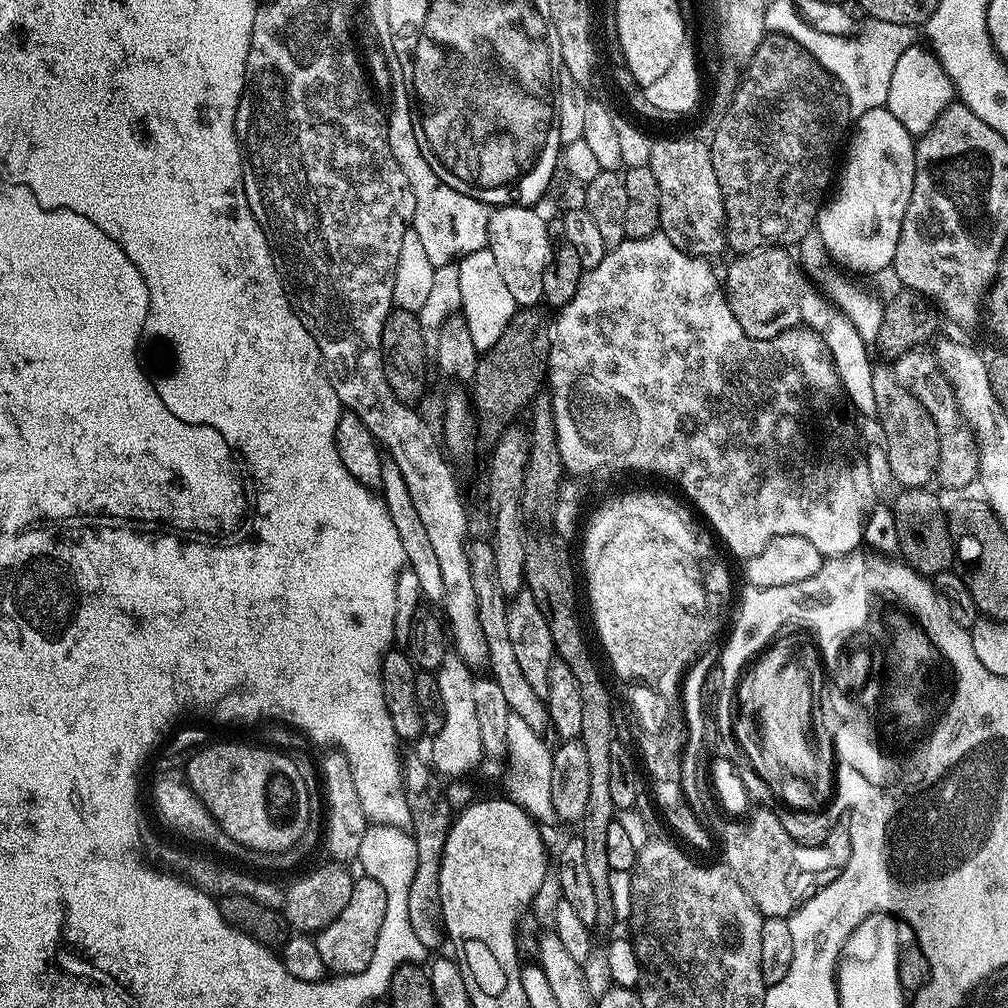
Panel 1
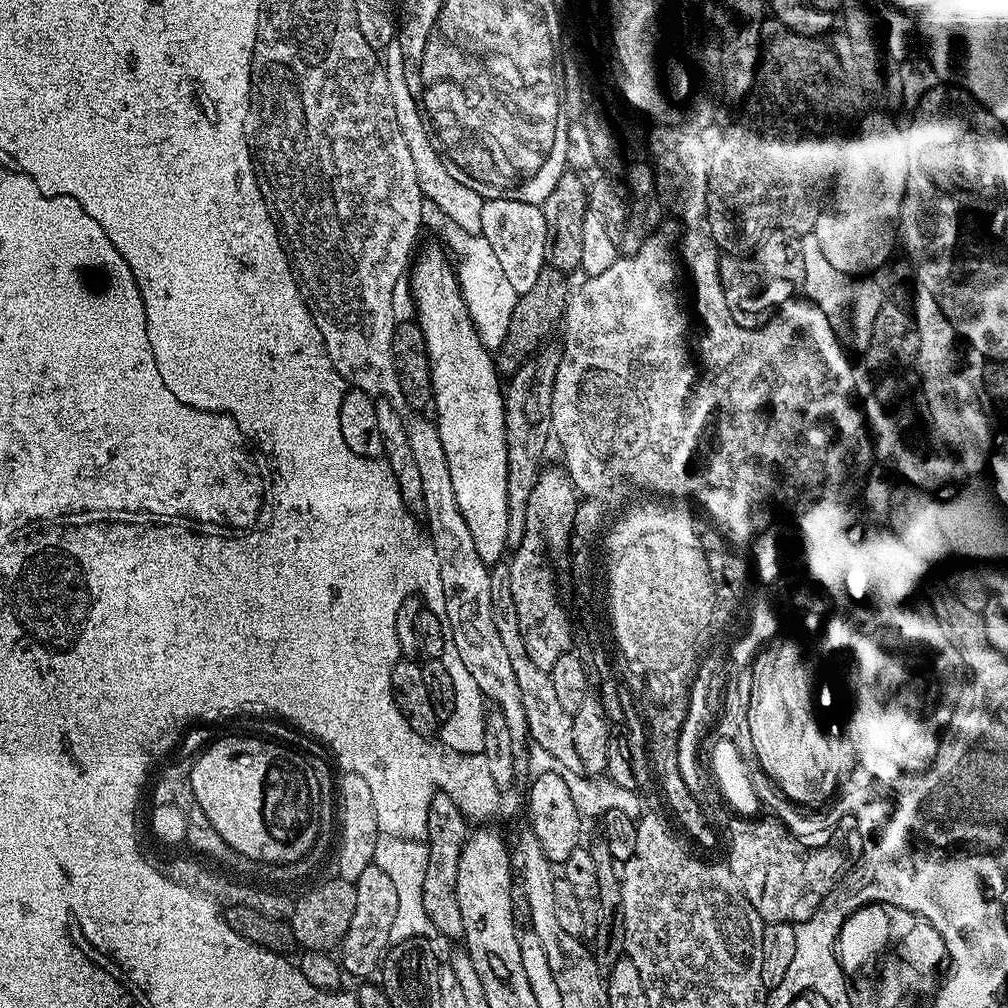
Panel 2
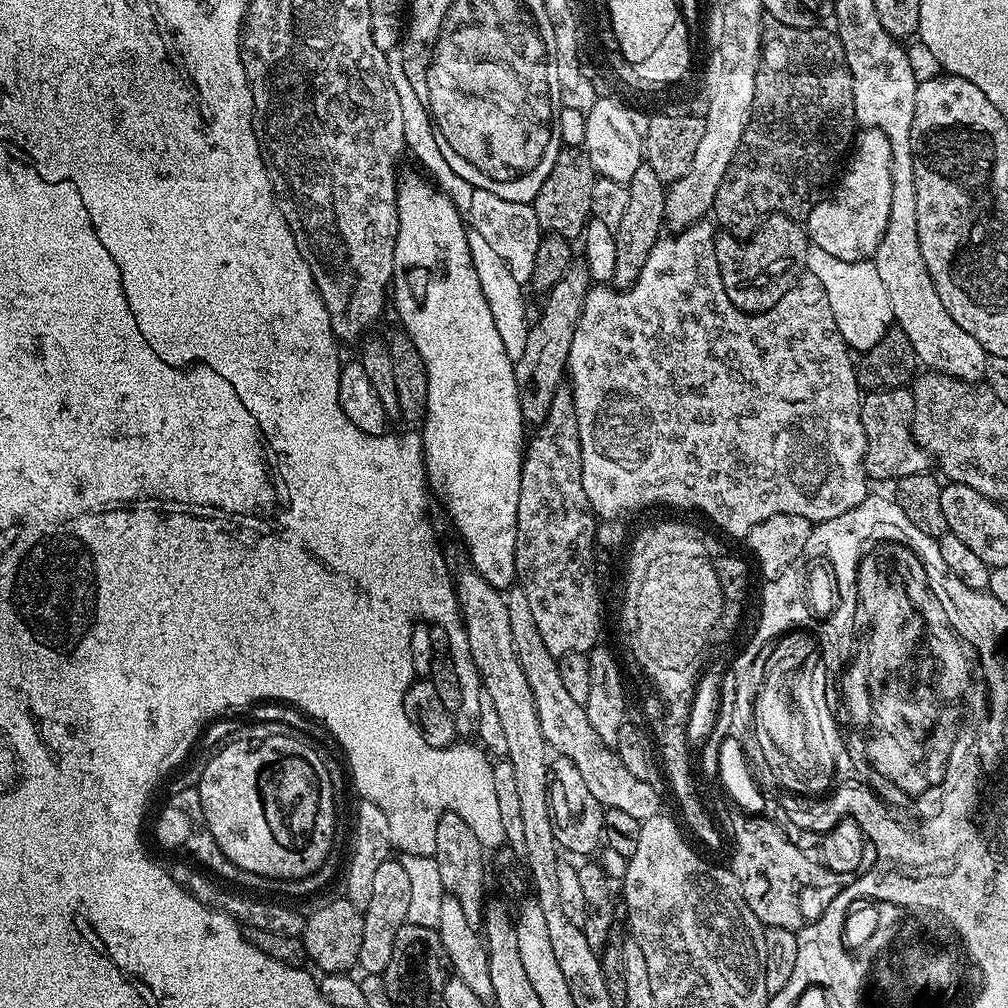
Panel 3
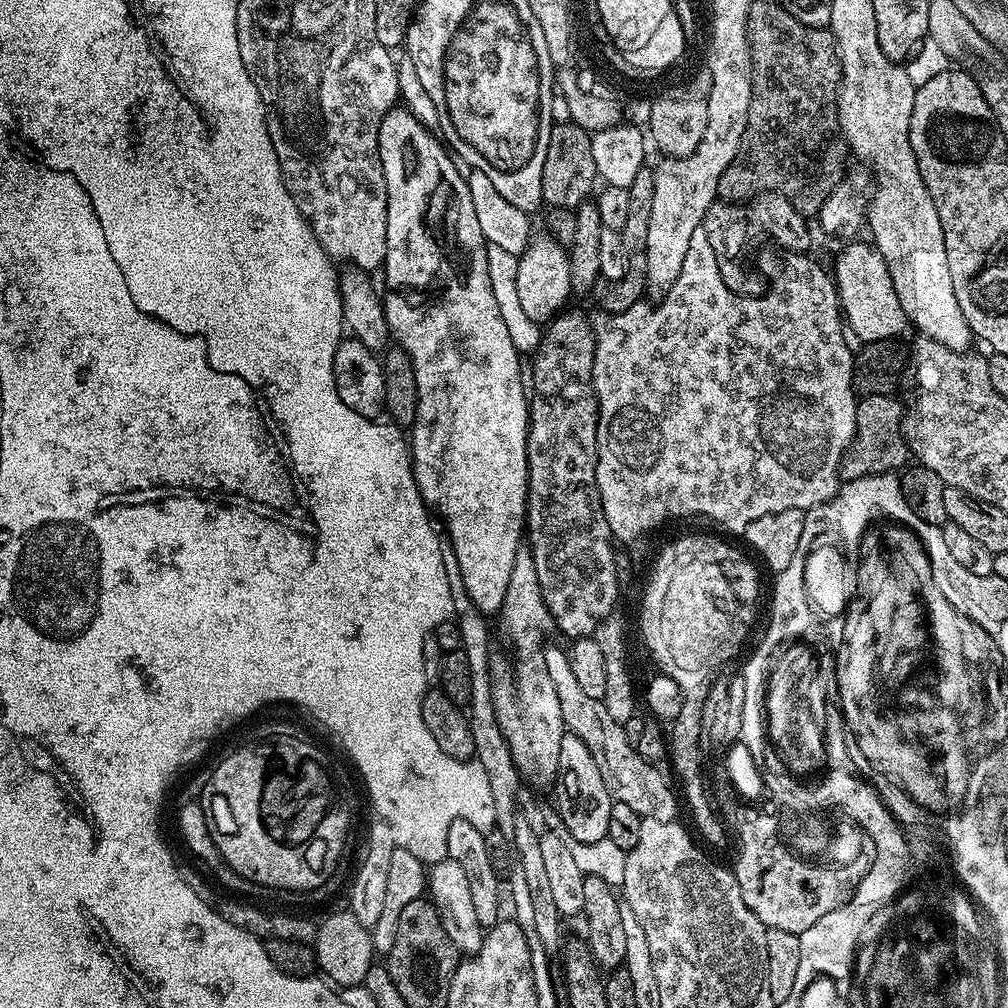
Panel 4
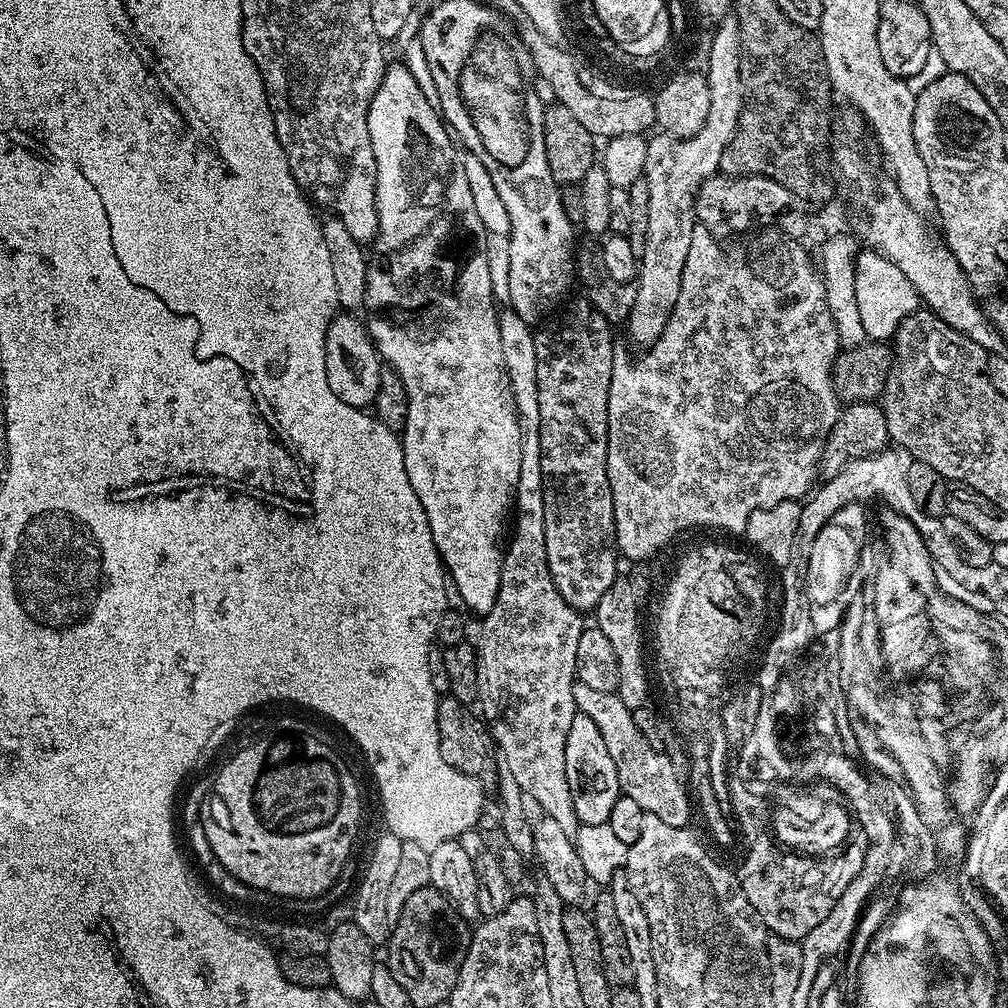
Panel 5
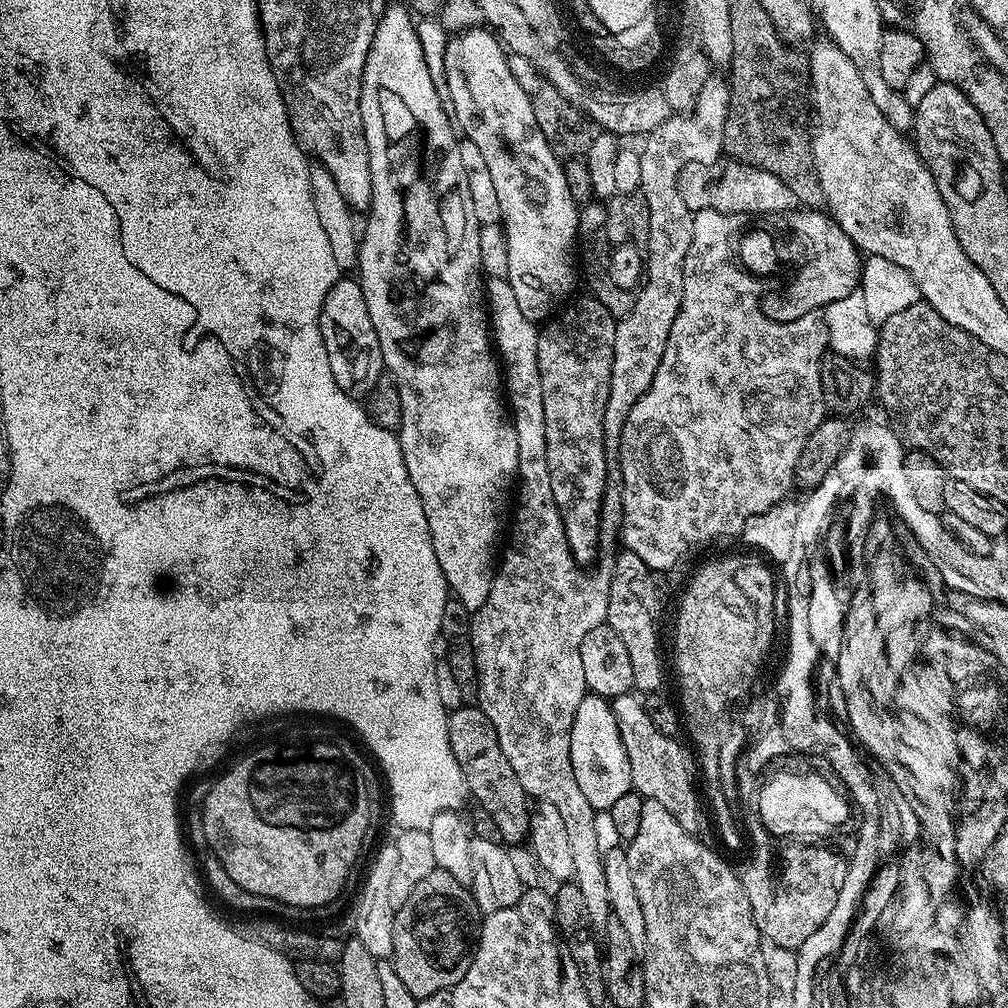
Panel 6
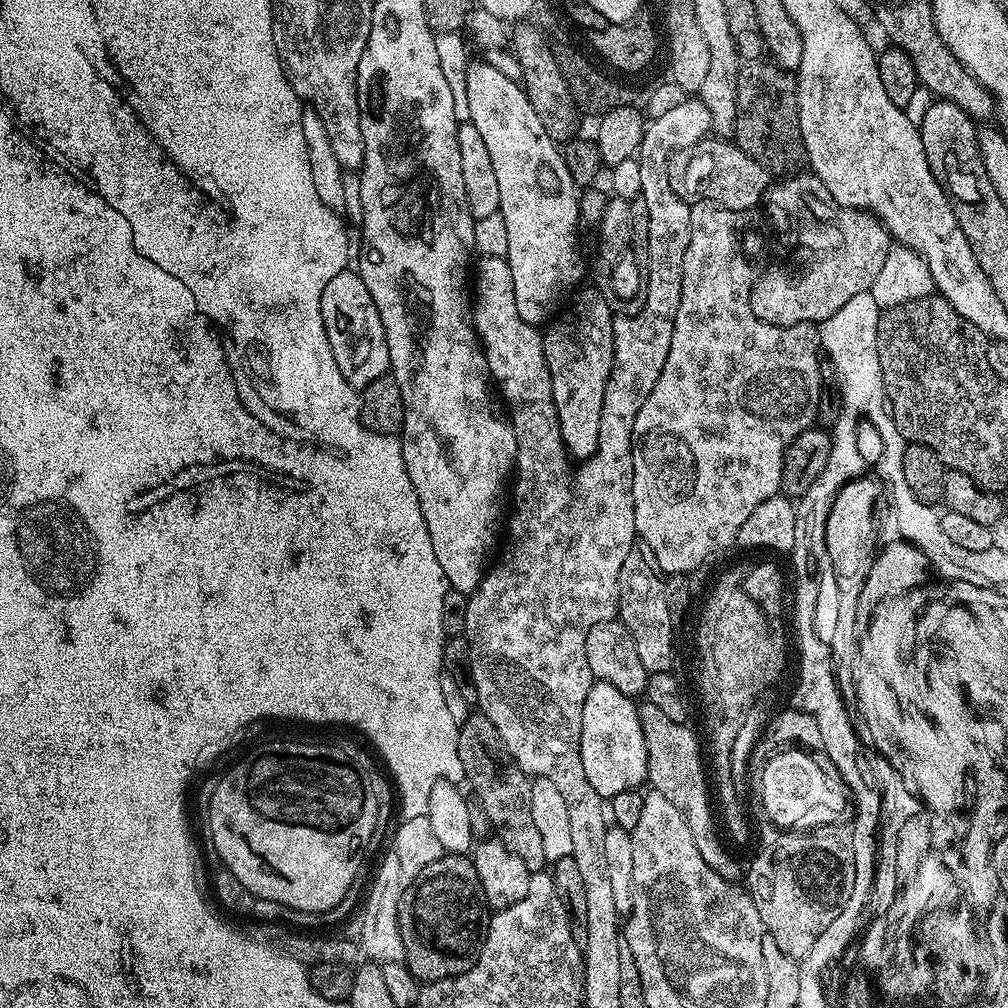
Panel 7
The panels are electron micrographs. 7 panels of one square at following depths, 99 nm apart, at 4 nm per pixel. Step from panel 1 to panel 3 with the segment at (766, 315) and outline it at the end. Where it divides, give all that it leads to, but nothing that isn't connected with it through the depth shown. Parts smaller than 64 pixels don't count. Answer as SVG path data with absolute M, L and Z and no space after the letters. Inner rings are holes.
M771 215L764 217L762 227L758 234L748 239L740 239L731 234L720 234L716 238L716 257L718 258L718 270L722 277L723 289L727 297L743 312L755 314L772 308L789 291L797 274L807 267L808 245L810 241L808 233L797 221L788 216Z

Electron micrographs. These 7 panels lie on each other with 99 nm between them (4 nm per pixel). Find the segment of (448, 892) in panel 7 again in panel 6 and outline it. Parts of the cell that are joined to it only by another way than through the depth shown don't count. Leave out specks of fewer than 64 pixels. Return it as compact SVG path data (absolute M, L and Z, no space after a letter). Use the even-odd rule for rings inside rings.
M437 867L430 874L426 874L426 878L422 878L422 882L418 882L418 886L414 886L414 890L410 890L410 898L406 898L406 902L402 902L402 906L396 910L396 917L394 918L394 950L392 951L391 959L398 970L398 978L402 978L402 982L406 985L406 990L410 990L410 994L414 994L414 998L417 1001L426 998L430 994L449 991L463 978L476 953L476 941L480 938L481 923L482 913L476 904L475 898L472 896L471 887L458 882L458 878L454 878L454 874L446 874L446 870Z

